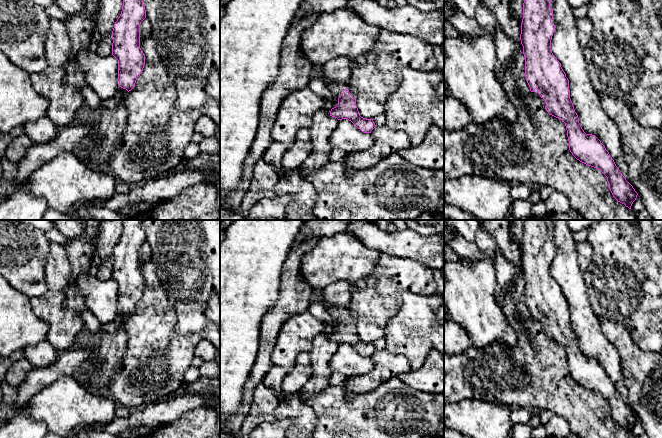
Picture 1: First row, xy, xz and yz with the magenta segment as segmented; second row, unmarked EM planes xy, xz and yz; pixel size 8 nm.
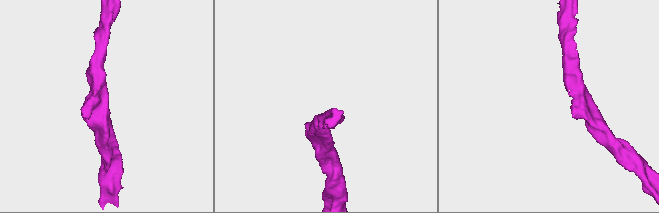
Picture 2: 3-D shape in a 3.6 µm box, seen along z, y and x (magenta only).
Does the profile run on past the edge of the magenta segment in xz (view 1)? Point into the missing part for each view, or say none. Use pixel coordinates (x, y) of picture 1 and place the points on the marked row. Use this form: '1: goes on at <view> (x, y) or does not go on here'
1: goes on at xz (337, 88)

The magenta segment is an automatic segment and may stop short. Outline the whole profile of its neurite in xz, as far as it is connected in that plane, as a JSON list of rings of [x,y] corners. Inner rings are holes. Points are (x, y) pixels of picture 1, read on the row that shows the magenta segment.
[[[333,81],[328,88],[338,98],[338,105],[331,109],[330,116],[338,120],[348,119],[362,132],[371,133],[376,125],[373,119],[366,119],[360,116],[356,106],[355,94],[351,92],[350,86]]]

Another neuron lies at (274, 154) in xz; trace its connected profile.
[[[273,140],[270,148],[264,153],[262,159],[273,165],[277,171],[281,171],[281,161],[286,150],[287,147],[283,143]]]

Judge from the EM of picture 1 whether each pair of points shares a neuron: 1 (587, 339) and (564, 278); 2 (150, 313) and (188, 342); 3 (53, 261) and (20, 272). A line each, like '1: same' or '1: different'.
1: same
2: same
3: different

